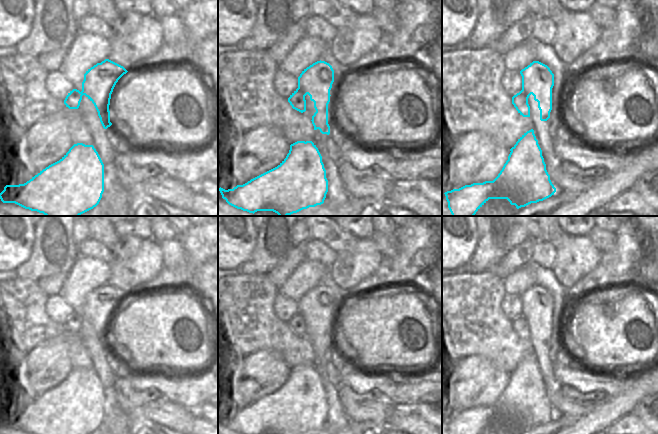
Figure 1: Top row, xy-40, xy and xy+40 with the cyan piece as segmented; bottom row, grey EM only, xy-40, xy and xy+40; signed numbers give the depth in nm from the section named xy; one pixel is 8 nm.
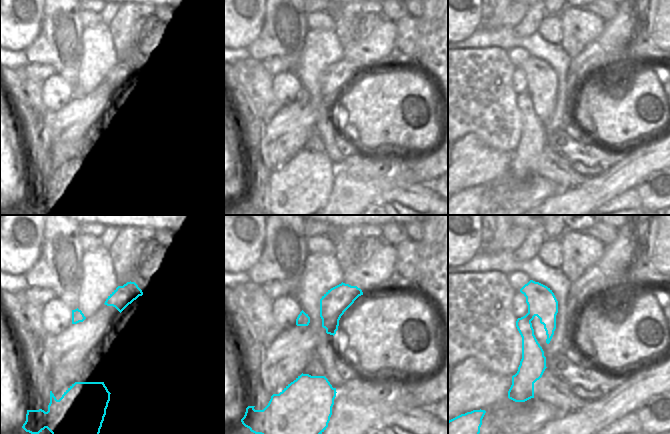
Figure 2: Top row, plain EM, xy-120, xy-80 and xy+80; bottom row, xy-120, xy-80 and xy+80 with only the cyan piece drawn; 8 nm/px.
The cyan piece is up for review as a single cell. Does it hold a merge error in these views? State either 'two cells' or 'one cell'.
two cells

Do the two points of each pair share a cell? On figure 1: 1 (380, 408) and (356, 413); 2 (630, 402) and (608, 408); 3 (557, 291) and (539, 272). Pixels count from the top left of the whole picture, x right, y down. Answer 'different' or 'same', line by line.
1: same
2: same
3: same

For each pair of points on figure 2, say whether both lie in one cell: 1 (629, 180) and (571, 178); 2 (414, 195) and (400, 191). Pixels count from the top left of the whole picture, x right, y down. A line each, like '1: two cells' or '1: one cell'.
1: two cells
2: one cell

